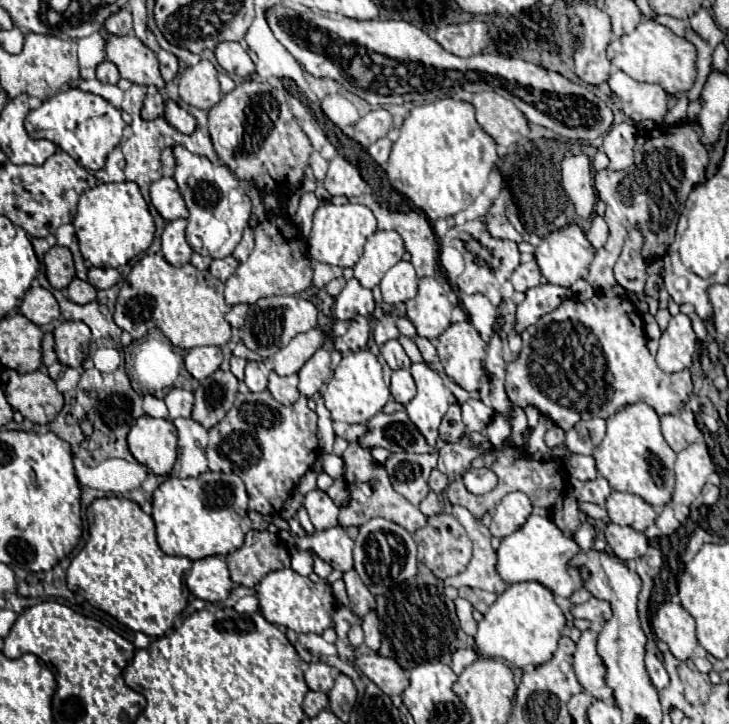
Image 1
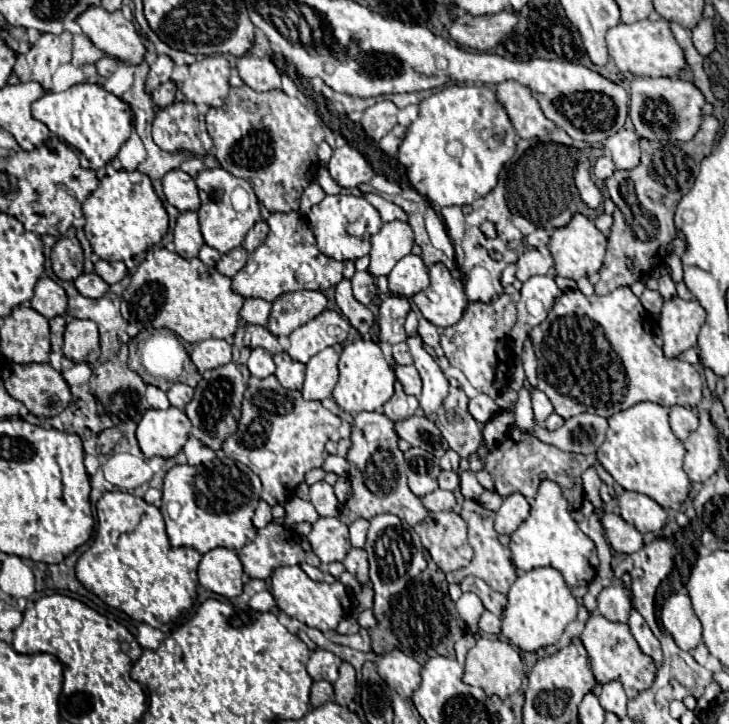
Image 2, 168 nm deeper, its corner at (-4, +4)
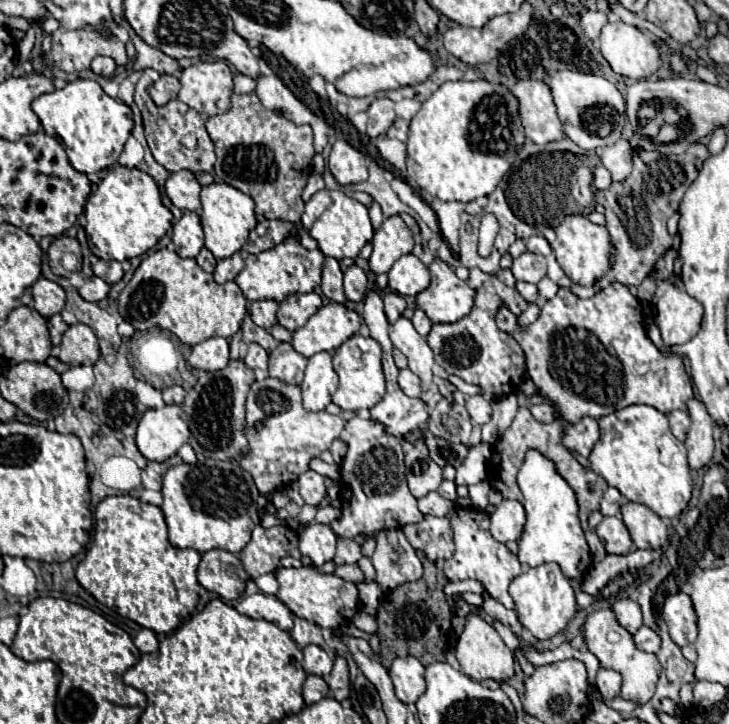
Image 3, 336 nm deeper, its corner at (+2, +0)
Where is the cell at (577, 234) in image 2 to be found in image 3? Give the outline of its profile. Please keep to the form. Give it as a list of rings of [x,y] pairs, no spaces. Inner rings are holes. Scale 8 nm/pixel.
[[[567,215],[561,225],[555,229],[557,239],[553,243],[555,257],[567,277],[583,287],[591,287],[595,281],[599,281],[611,267],[611,237],[605,225],[595,225],[583,215]]]

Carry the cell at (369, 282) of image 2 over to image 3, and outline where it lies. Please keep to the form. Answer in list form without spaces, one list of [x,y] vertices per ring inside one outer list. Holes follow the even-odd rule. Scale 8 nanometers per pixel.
[[[351,265],[345,275],[343,275],[343,287],[345,287],[345,297],[353,303],[363,301],[365,293],[367,293],[367,275],[361,267]]]

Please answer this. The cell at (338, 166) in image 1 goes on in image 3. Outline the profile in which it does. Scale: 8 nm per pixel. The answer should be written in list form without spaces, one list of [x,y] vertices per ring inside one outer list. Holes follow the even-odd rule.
[[[335,141],[329,155],[329,169],[339,185],[353,185],[367,179],[367,157],[347,141]]]

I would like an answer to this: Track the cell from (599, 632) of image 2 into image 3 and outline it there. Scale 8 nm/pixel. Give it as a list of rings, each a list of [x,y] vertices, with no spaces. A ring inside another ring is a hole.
[[[609,607],[589,613],[583,629],[585,629],[587,649],[601,661],[603,667],[613,667],[615,671],[619,671],[623,675],[621,697],[637,701],[637,703],[647,703],[655,693],[655,685],[657,685],[657,679],[659,679],[659,673],[661,673],[661,663],[659,663],[657,655],[637,649],[633,635],[617,623],[615,613]]]

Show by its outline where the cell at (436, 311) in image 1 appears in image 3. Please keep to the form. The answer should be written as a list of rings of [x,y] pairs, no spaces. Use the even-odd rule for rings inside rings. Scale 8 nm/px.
[[[437,257],[431,261],[429,269],[431,285],[417,295],[417,307],[421,307],[435,323],[455,323],[465,317],[473,307],[475,289],[459,279],[455,271]]]

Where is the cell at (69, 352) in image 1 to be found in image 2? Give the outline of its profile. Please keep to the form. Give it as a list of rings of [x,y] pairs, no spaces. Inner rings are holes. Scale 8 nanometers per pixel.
[[[73,319],[65,327],[63,355],[73,363],[95,363],[99,357],[99,331],[93,321]]]

